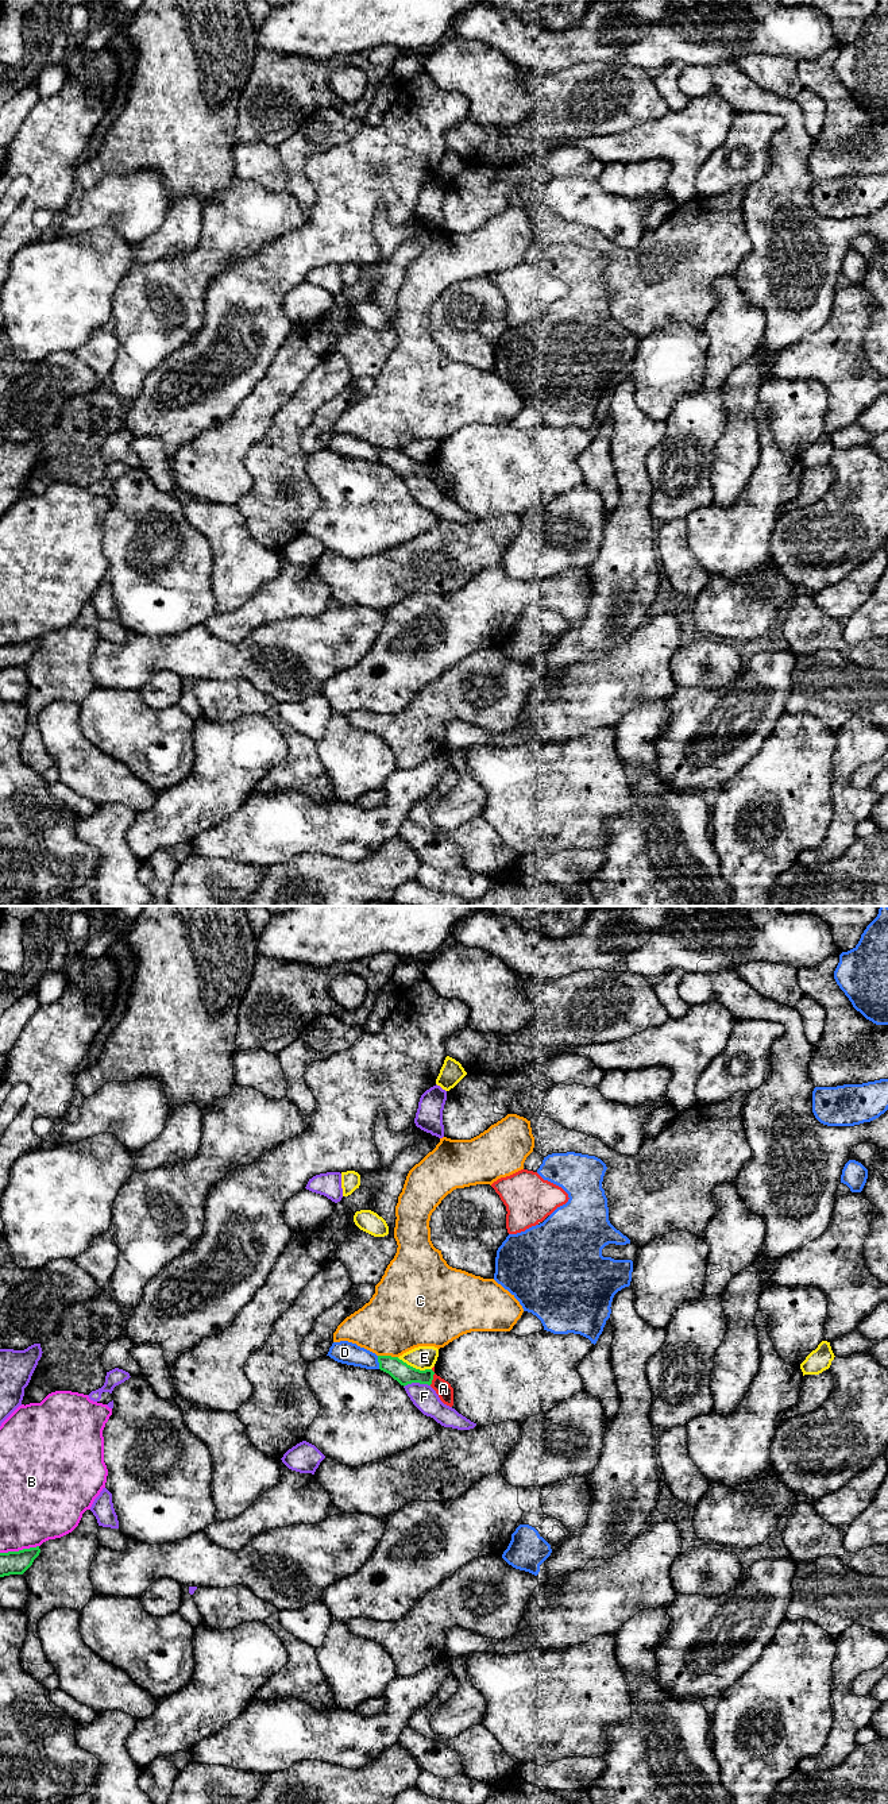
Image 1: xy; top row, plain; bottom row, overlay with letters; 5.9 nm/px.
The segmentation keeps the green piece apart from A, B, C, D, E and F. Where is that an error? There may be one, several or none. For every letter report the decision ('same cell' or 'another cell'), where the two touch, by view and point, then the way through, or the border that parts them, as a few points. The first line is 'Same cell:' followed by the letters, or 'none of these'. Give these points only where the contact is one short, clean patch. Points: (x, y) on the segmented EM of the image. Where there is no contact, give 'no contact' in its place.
Same cell: none of these
A: another cell | xy (432, 1377) | along xy (431, 1369), (433, 1376), (429, 1384)
B: another cell | xy (19, 1550)
C: another cell | xy (387, 1356)
D: another cell | xy (378, 1361) | along xy (377, 1356), (379, 1368)
E: another cell | xy (414, 1368)
F: another cell | xy (416, 1382)

